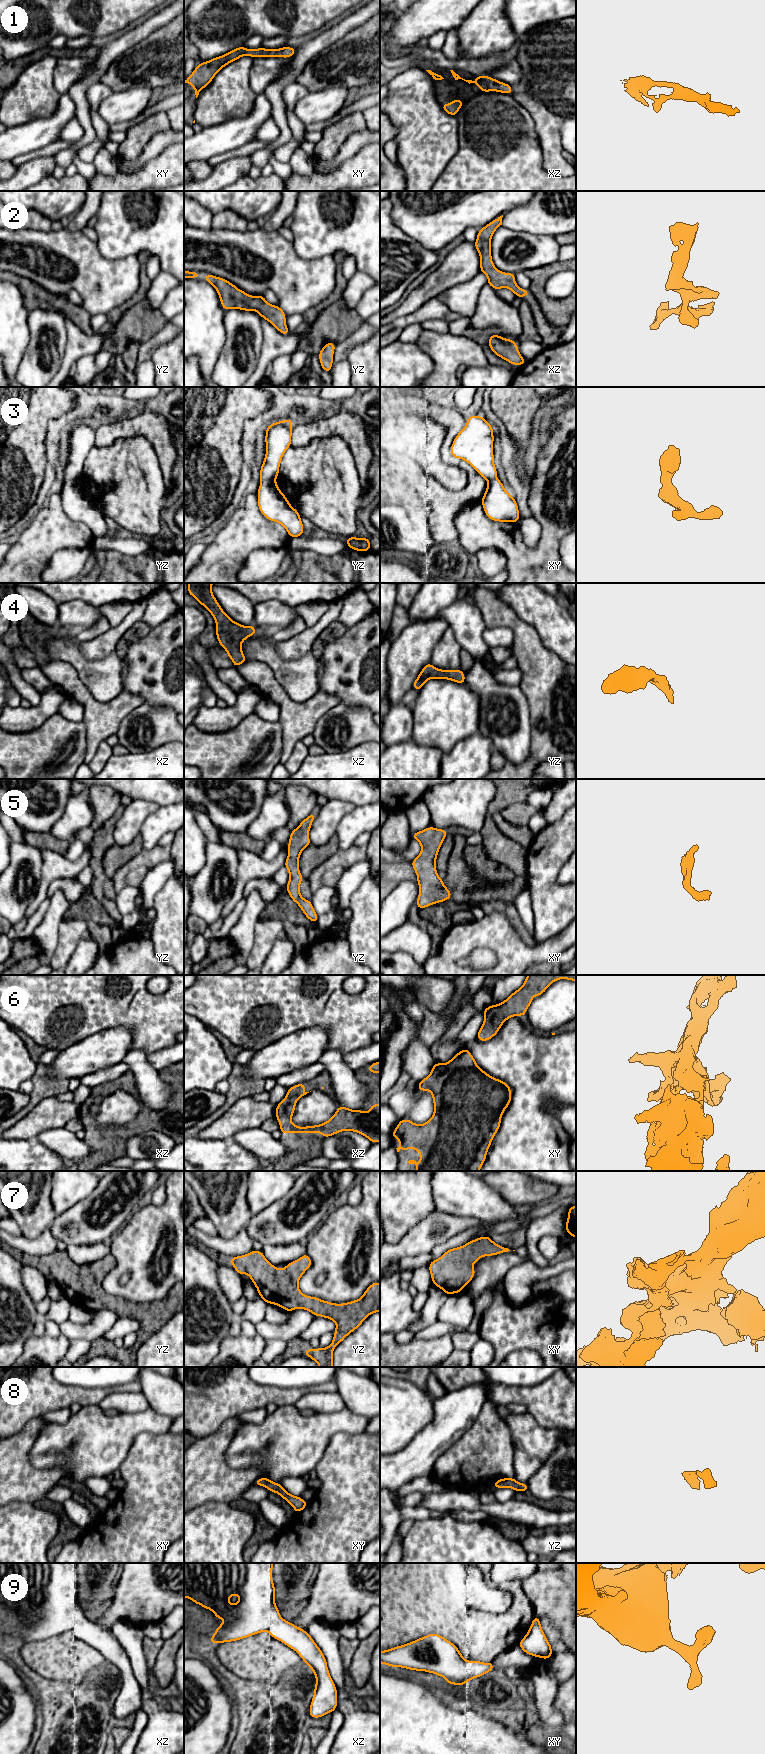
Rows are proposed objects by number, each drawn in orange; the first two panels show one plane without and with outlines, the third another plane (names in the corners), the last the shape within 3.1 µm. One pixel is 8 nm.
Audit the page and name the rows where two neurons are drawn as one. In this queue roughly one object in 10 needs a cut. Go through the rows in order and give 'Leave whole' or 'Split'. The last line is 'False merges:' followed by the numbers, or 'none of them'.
1: Leave whole
2: Leave whole
3: Leave whole
4: Leave whole
5: Leave whole
6: Leave whole
7: Leave whole
8: Leave whole
9: Leave whole
False merges: none of them

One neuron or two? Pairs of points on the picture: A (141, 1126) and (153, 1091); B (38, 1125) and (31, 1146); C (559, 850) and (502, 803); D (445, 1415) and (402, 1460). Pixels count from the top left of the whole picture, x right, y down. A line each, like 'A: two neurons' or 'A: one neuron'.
A: two neurons
B: two neurons
C: two neurons
D: one neuron

